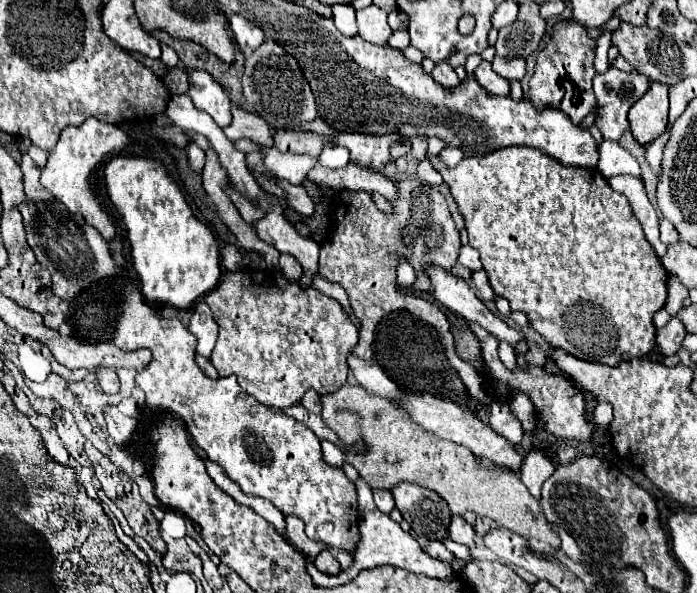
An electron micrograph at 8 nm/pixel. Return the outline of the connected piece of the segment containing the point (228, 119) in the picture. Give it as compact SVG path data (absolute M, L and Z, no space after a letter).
M192 69L188 73L188 97L192 99L194 107L208 113L218 127L228 127L232 123L232 101L224 87L216 83L210 73Z

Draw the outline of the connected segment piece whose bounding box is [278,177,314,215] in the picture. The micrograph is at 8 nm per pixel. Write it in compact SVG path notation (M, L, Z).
M278 177L278 187L282 187L284 193L286 193L286 205L290 205L292 209L296 209L302 215L312 215L314 203L312 203L312 199L308 197L308 193L302 185L292 185L292 183L282 181Z

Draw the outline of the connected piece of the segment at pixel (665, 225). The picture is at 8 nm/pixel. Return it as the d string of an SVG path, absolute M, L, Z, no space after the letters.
M662 219L662 221L660 221L660 237L662 237L662 241L664 241L666 245L672 245L672 243L676 243L676 241L680 239L678 231L674 229L672 223L668 223L668 219Z

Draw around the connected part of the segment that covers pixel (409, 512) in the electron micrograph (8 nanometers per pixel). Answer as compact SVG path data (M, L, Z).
M400 483L392 489L394 501L402 517L410 523L416 535L424 535L430 541L448 539L450 509L438 493L412 483Z

